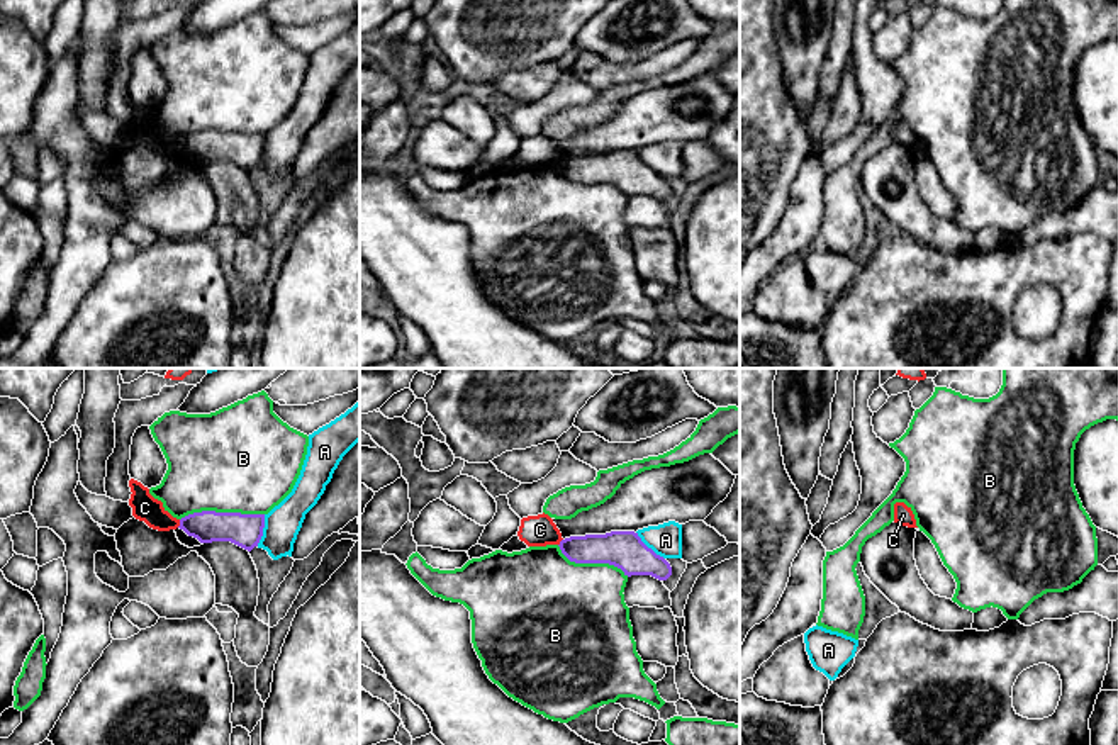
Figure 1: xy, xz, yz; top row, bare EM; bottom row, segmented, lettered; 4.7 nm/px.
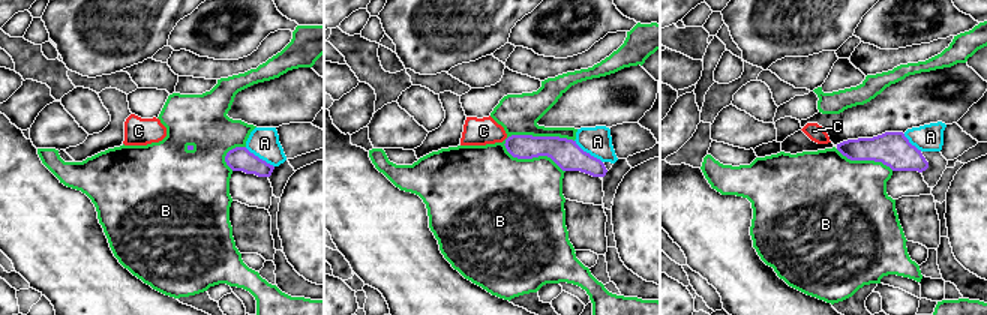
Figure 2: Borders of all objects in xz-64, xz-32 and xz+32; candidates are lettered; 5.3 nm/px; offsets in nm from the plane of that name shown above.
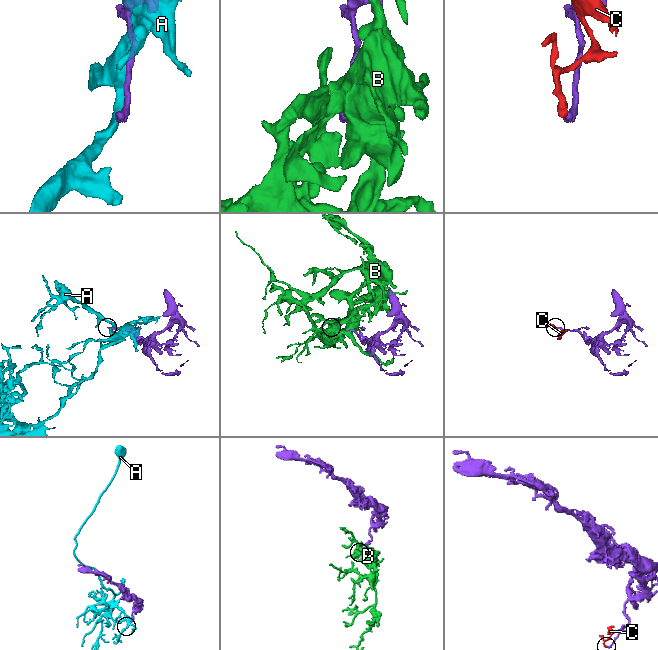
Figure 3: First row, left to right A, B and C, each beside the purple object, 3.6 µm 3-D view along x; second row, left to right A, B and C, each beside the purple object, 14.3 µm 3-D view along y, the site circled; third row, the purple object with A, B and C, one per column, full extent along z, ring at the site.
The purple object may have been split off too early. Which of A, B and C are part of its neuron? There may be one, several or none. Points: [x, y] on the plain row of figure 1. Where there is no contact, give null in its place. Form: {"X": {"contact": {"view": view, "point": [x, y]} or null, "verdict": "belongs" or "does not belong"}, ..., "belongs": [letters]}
{"A": {"contact": {"view": "xy", "point": [262, 150]}, "verdict": "does not belong"}, "B": {"contact": {"view": "xy", "point": [221, 133]}, "verdict": "does not belong"}, "C": {"contact": {"view": "xy", "point": [180, 143]}, "verdict": "does not belong"}, "belongs": []}

